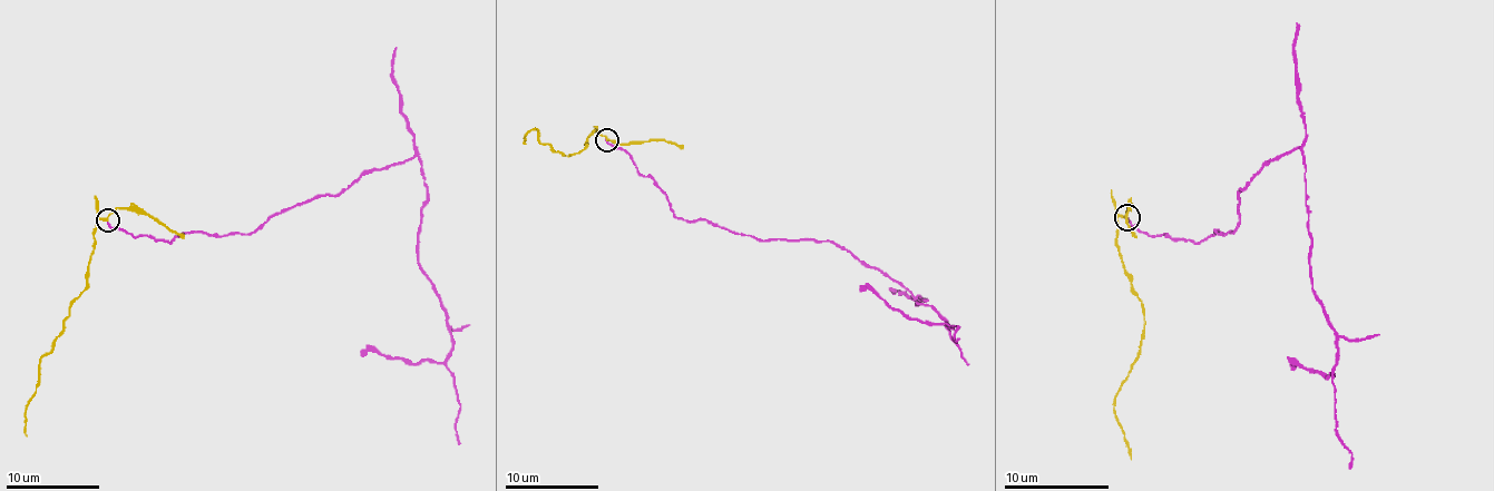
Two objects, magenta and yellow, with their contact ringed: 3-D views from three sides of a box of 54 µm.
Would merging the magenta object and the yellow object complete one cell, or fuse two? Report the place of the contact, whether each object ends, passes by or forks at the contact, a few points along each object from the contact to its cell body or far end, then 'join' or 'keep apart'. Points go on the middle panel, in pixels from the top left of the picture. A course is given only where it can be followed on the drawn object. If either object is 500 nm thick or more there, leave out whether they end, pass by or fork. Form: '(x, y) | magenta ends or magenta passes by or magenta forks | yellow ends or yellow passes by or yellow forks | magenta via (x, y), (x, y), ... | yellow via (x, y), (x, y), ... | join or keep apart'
(606, 140) | magenta ends | yellow passes by | magenta via (606, 139), (683, 219), (780, 241), (833, 241), (925, 298), (918, 304), (950, 327), (906, 317), (859, 287) | yellow via (606, 139), (592, 133), (594, 130), (577, 154), (566, 156), (538, 139), (536, 128), (524, 137), (526, 144) | keep apart

